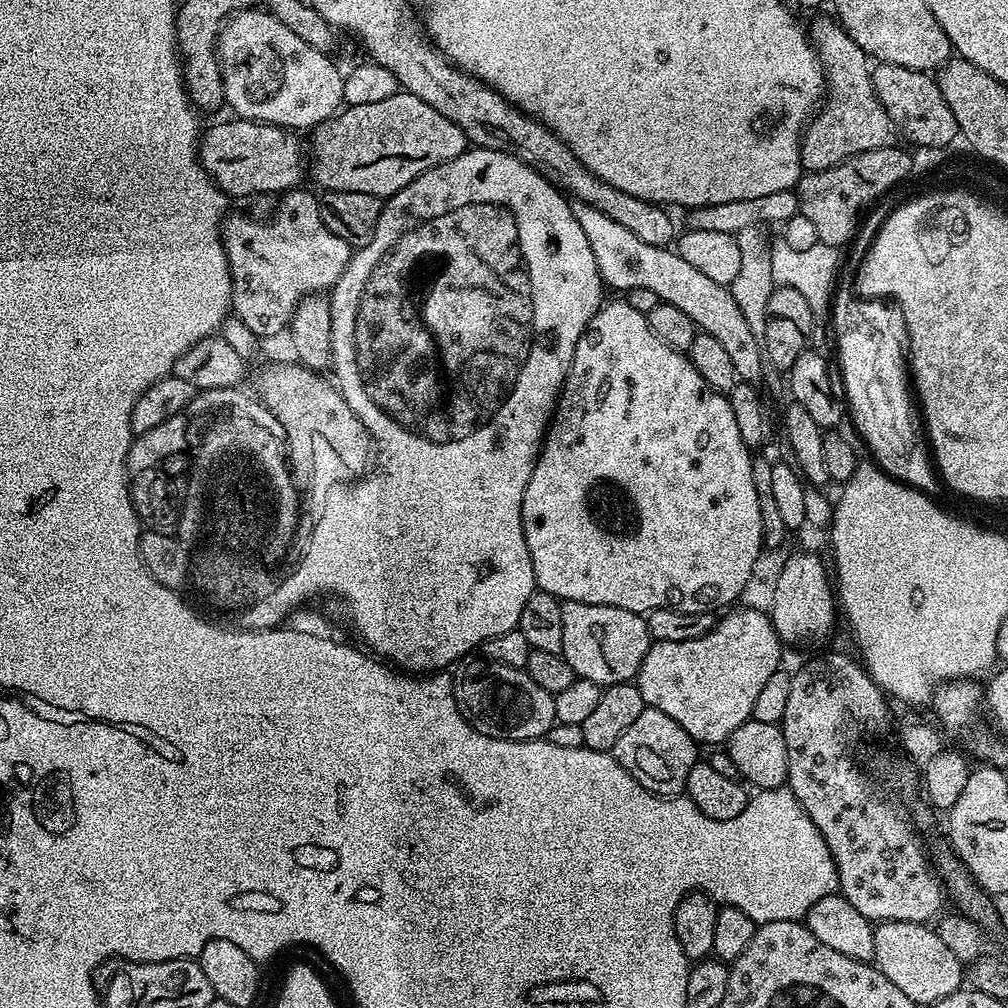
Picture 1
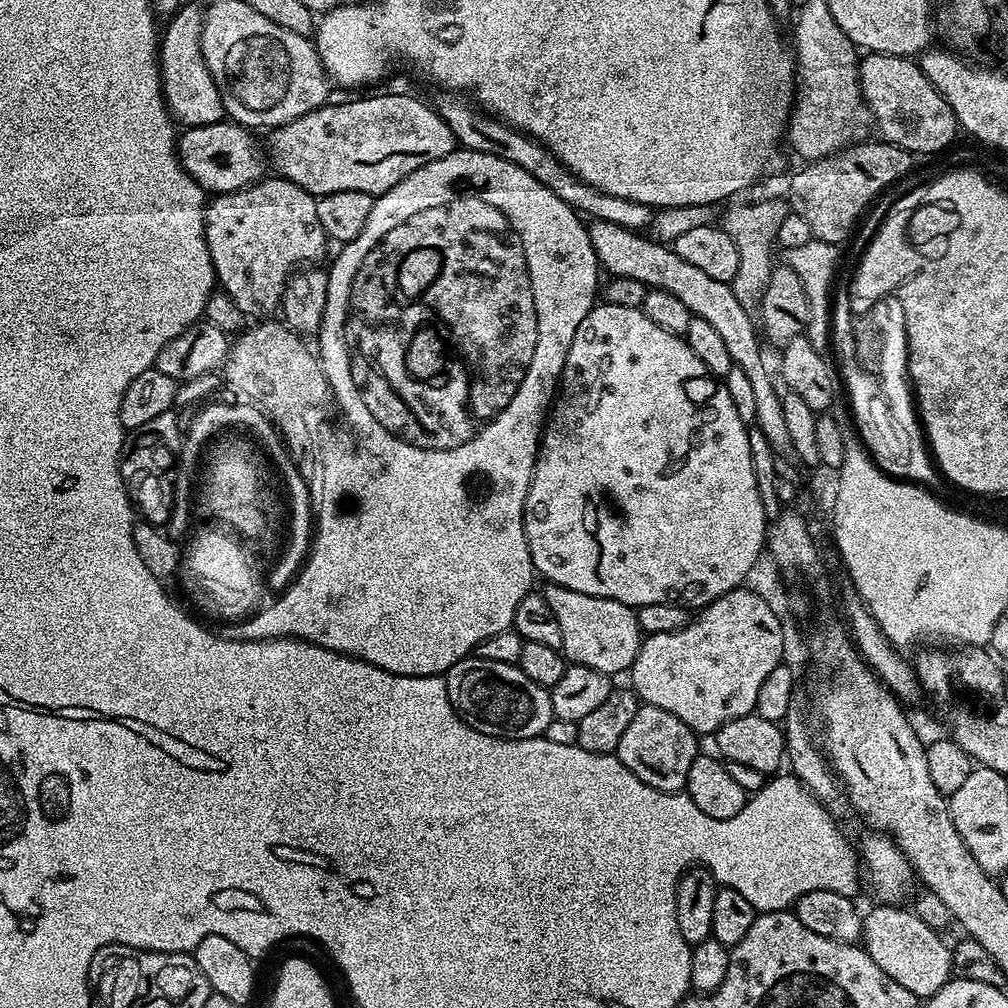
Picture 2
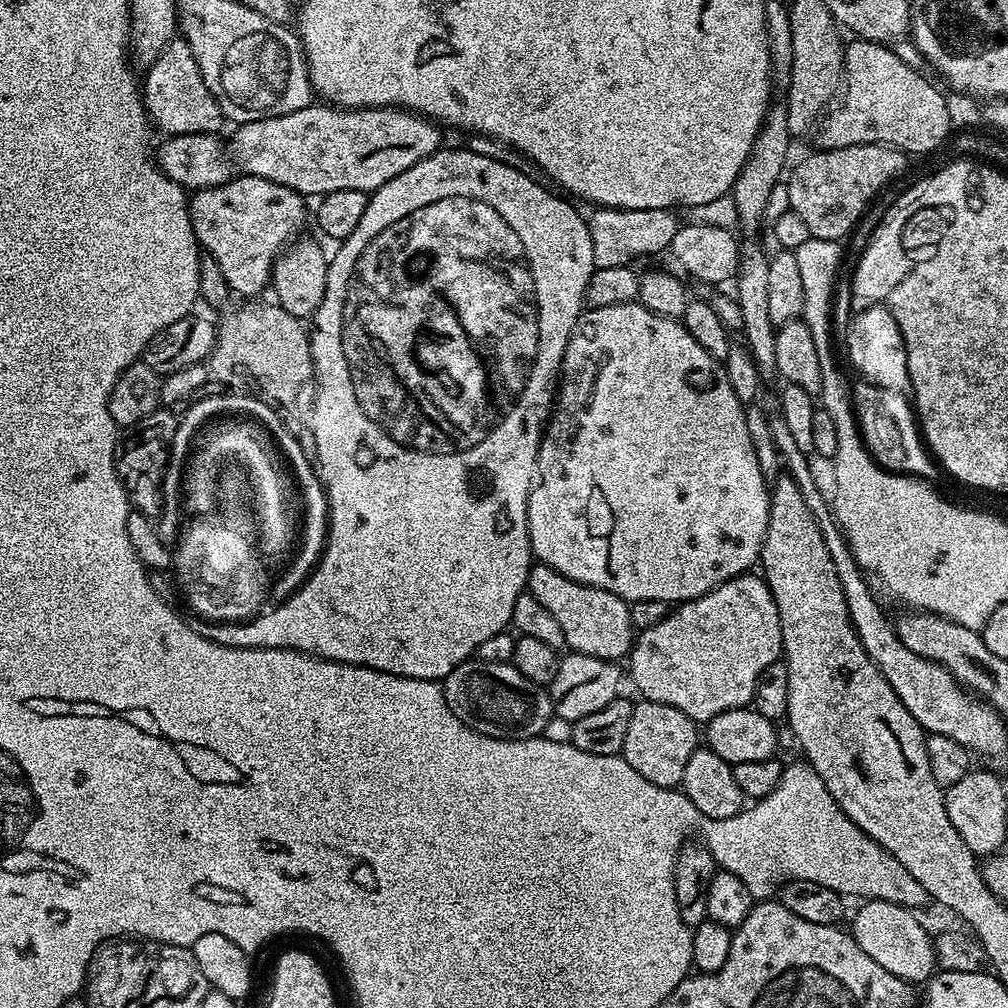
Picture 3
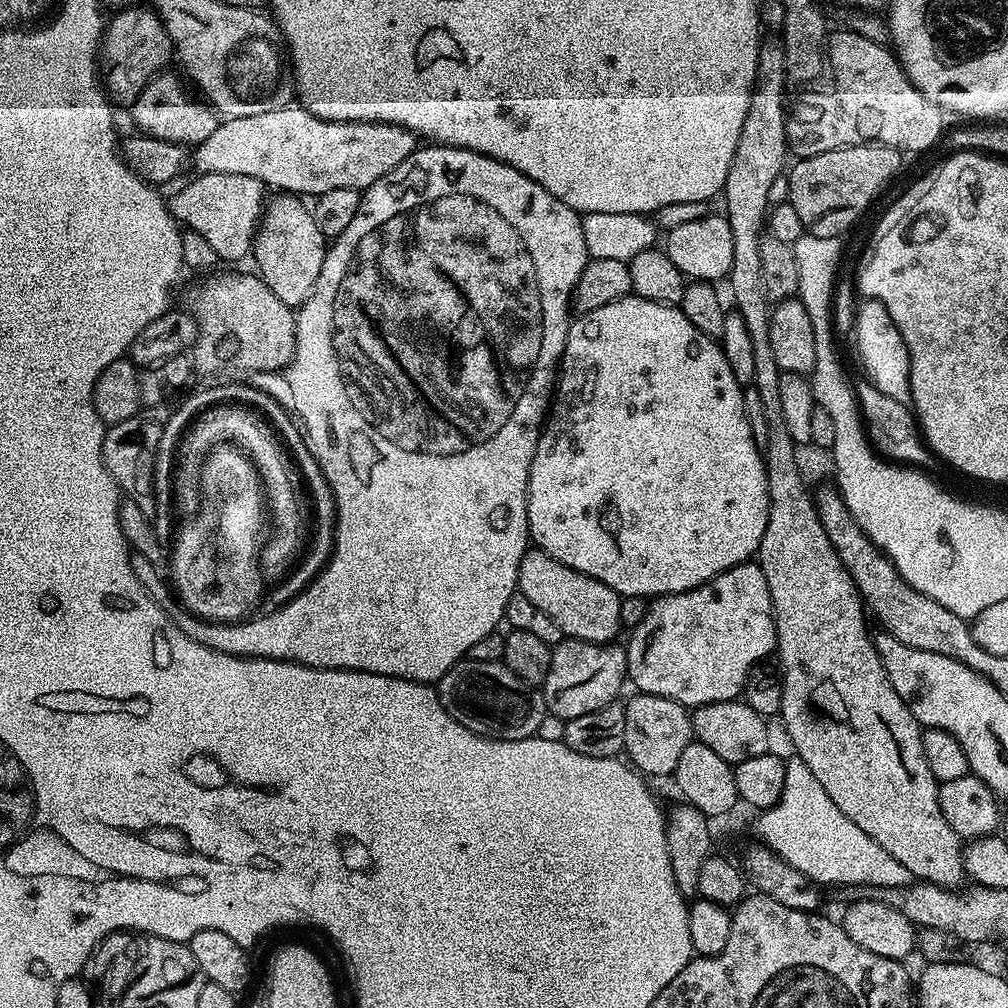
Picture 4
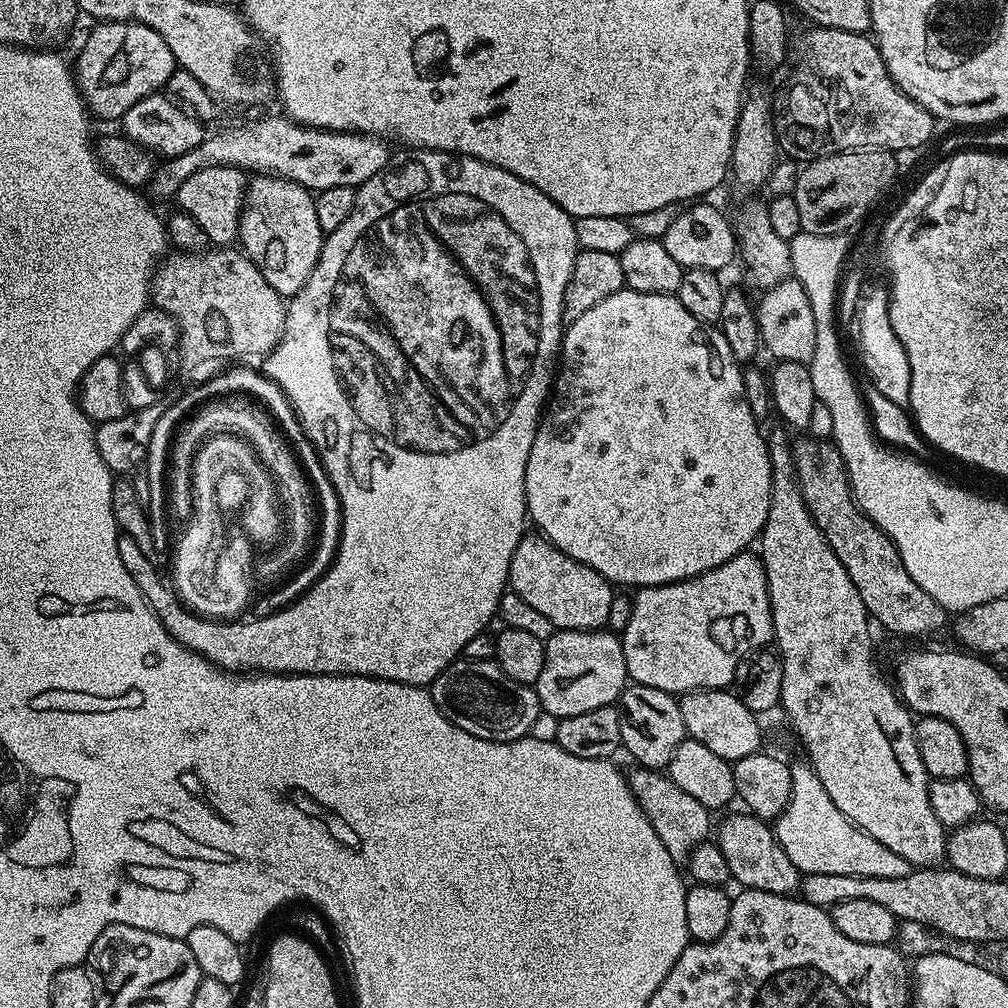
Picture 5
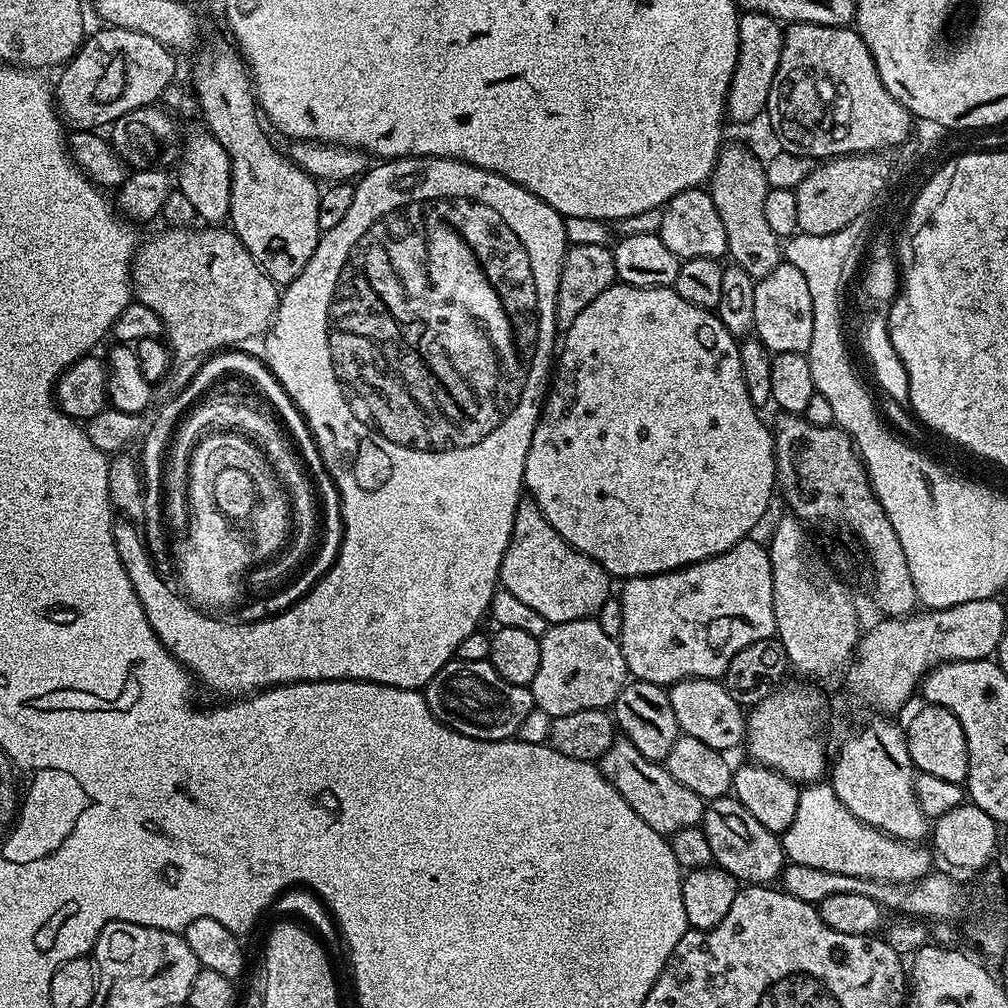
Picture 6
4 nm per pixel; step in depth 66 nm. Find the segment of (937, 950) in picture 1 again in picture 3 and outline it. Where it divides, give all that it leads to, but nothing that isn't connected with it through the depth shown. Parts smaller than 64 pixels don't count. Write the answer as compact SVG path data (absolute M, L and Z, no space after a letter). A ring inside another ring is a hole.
M868 898L861 904L864 905L852 916L850 934L854 942L858 942L858 946L862 946L862 950L866 950L866 954L870 954L878 966L883 966L890 970L890 974L907 980L913 986L931 980L938 968L936 949L930 932L928 936L927 930L920 925L916 917L919 915L913 909L903 908L889 900Z

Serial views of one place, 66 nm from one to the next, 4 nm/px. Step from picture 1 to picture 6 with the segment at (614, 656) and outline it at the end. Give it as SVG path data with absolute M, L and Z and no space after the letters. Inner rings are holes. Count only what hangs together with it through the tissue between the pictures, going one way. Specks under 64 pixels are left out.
M530 498L521 499L510 546L500 567L499 587L514 594L526 606L538 610L549 625L574 622L595 617L608 599L608 572L596 560L591 560L560 537L558 530L546 522L542 510Z

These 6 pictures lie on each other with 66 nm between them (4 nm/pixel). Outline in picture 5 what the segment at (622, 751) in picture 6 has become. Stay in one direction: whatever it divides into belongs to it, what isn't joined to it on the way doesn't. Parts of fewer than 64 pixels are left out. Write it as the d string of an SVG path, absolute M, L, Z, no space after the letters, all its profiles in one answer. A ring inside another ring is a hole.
M633 767L633 772L627 773L626 779L630 790L634 794L634 798L642 806L642 810L646 814L646 818L650 818L650 822L654 826L654 834L658 834L658 838L662 838L662 846L666 846L666 850L672 855L672 860L677 866L687 865L688 855L699 846L704 840L709 839L710 833L713 831L714 820L710 817L710 810L706 806L702 806L702 802L697 802L690 794L686 794L686 790L676 785L663 771L655 768Z

